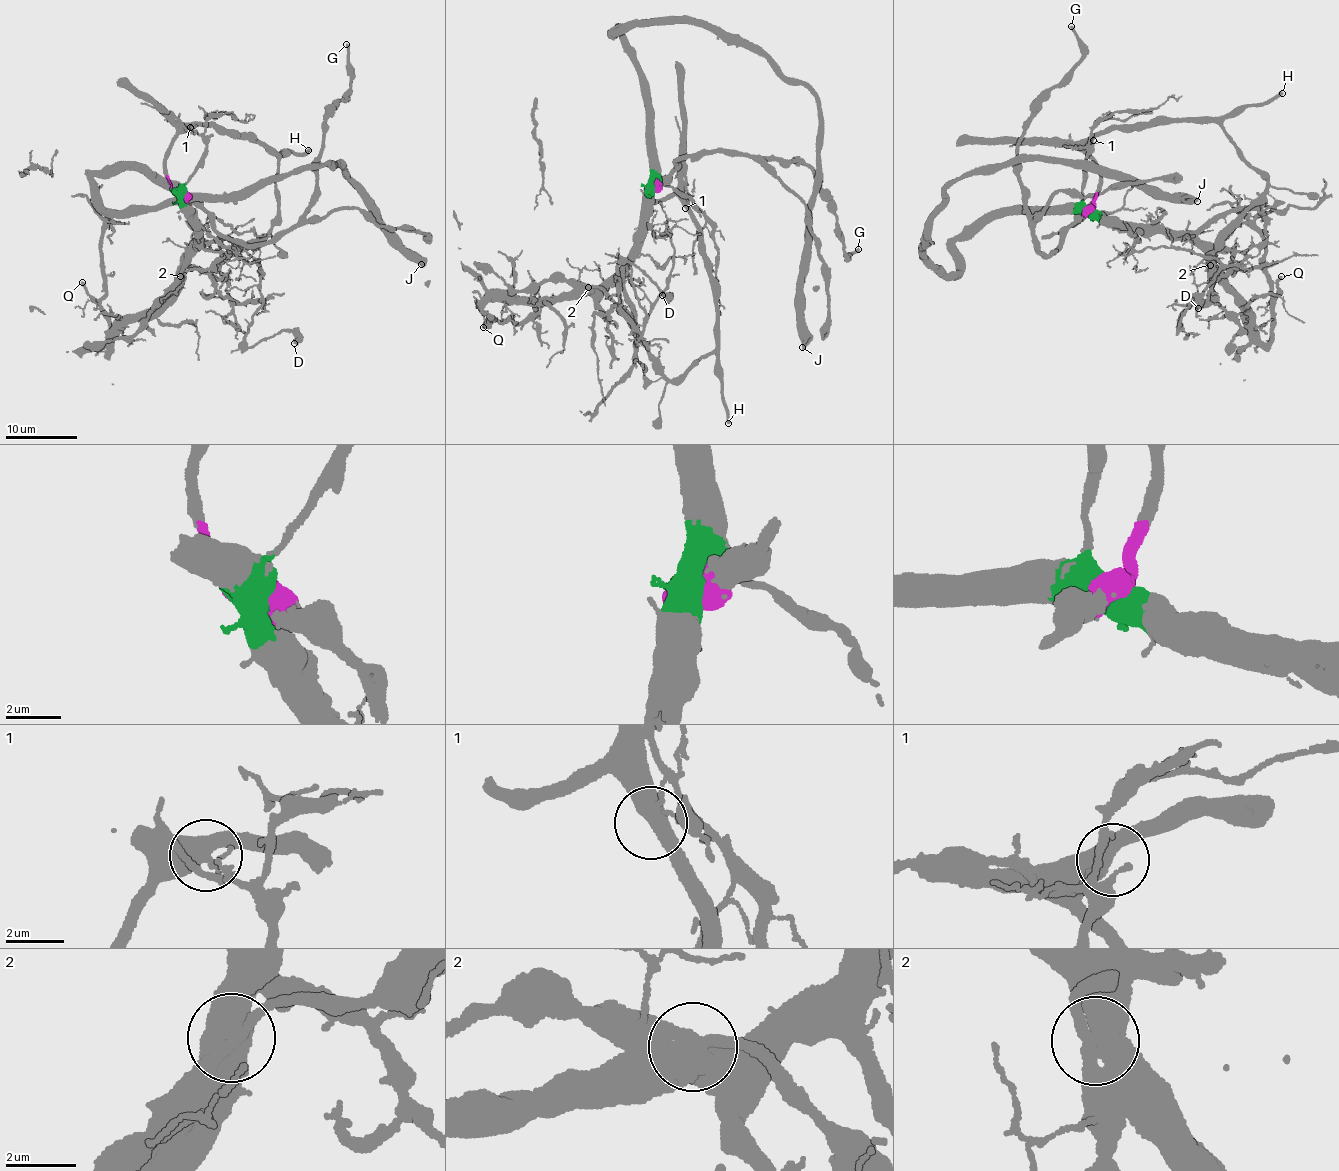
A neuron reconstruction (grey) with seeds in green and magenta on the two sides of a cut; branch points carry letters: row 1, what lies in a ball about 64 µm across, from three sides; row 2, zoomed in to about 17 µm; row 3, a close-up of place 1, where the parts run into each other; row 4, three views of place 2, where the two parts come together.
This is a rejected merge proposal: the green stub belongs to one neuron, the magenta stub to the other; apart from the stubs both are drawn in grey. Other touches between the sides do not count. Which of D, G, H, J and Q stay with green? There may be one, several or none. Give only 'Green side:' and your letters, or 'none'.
Green side: D, J, Q

